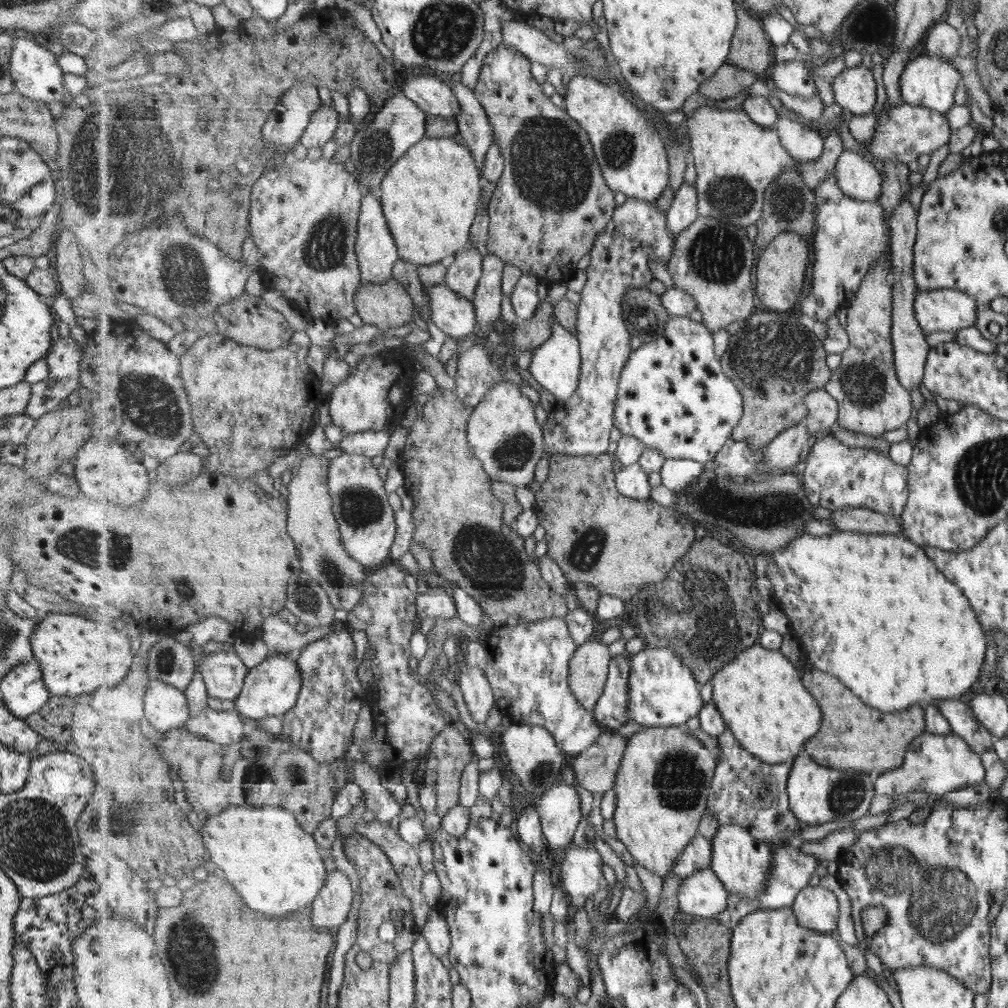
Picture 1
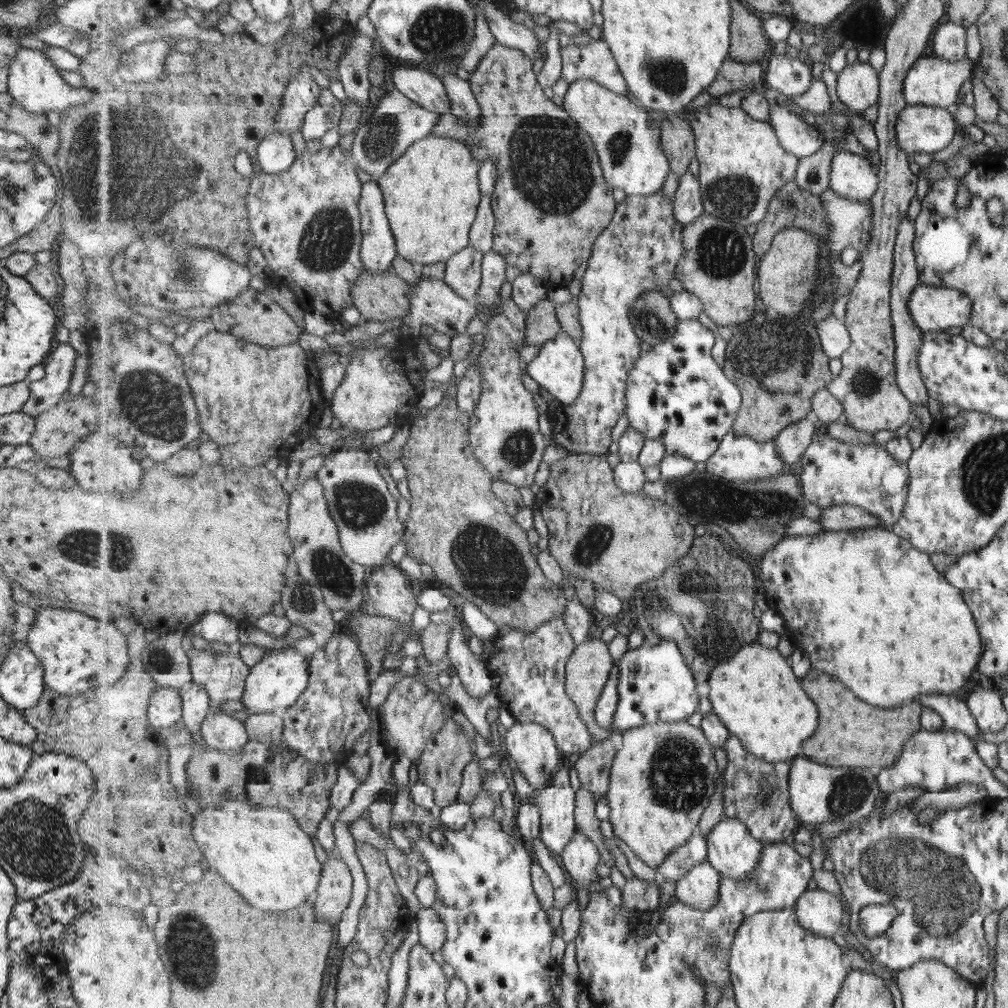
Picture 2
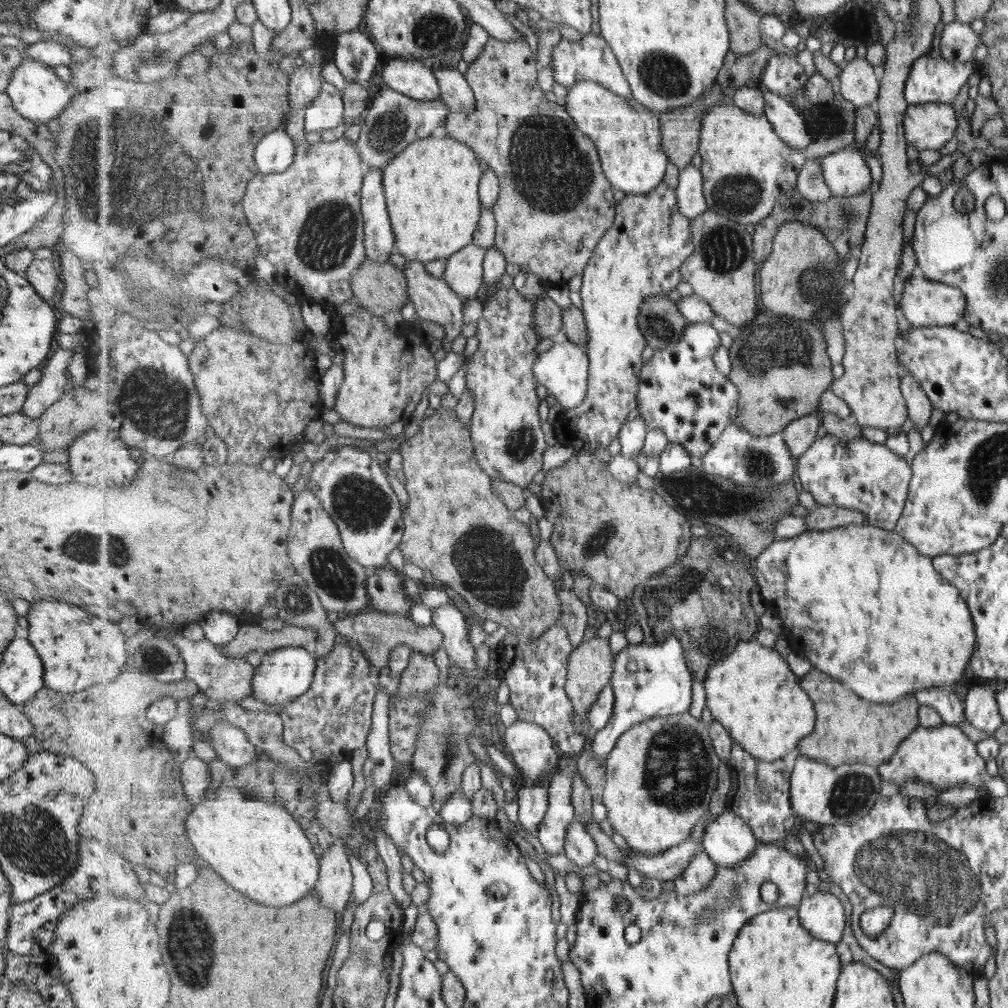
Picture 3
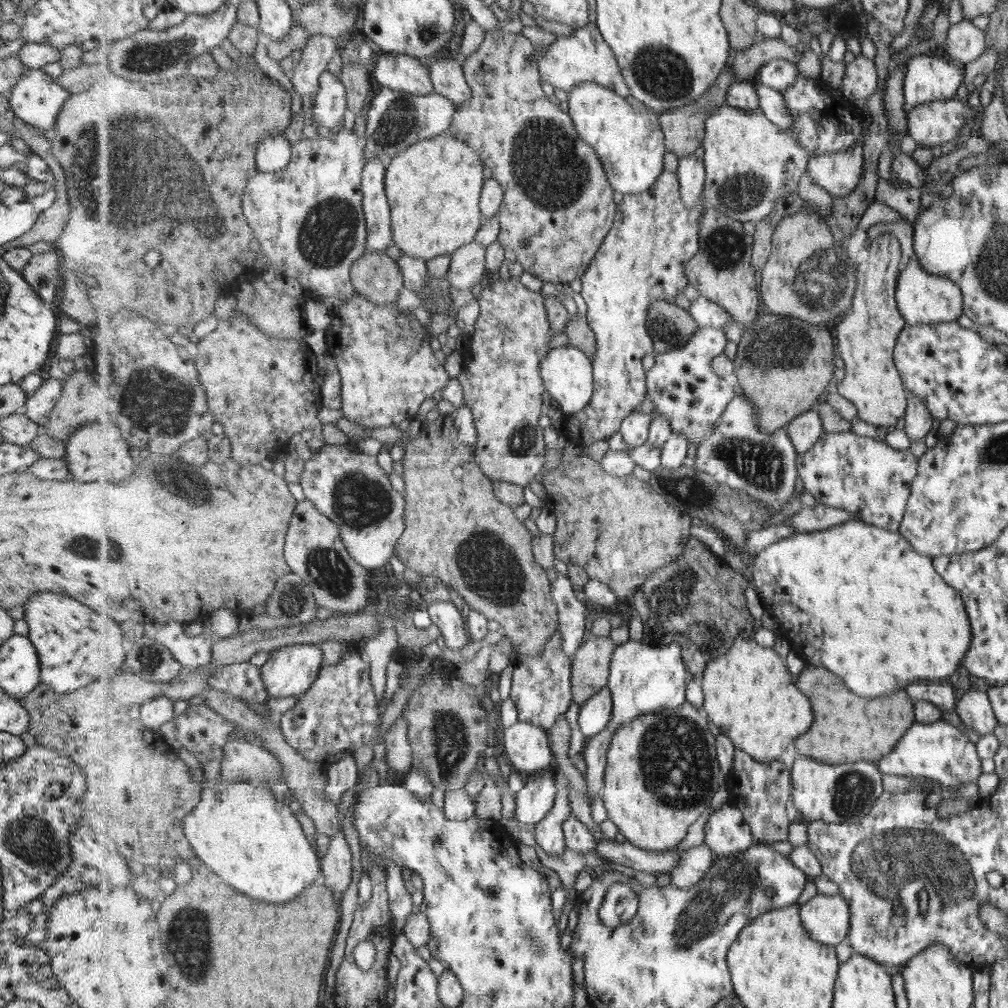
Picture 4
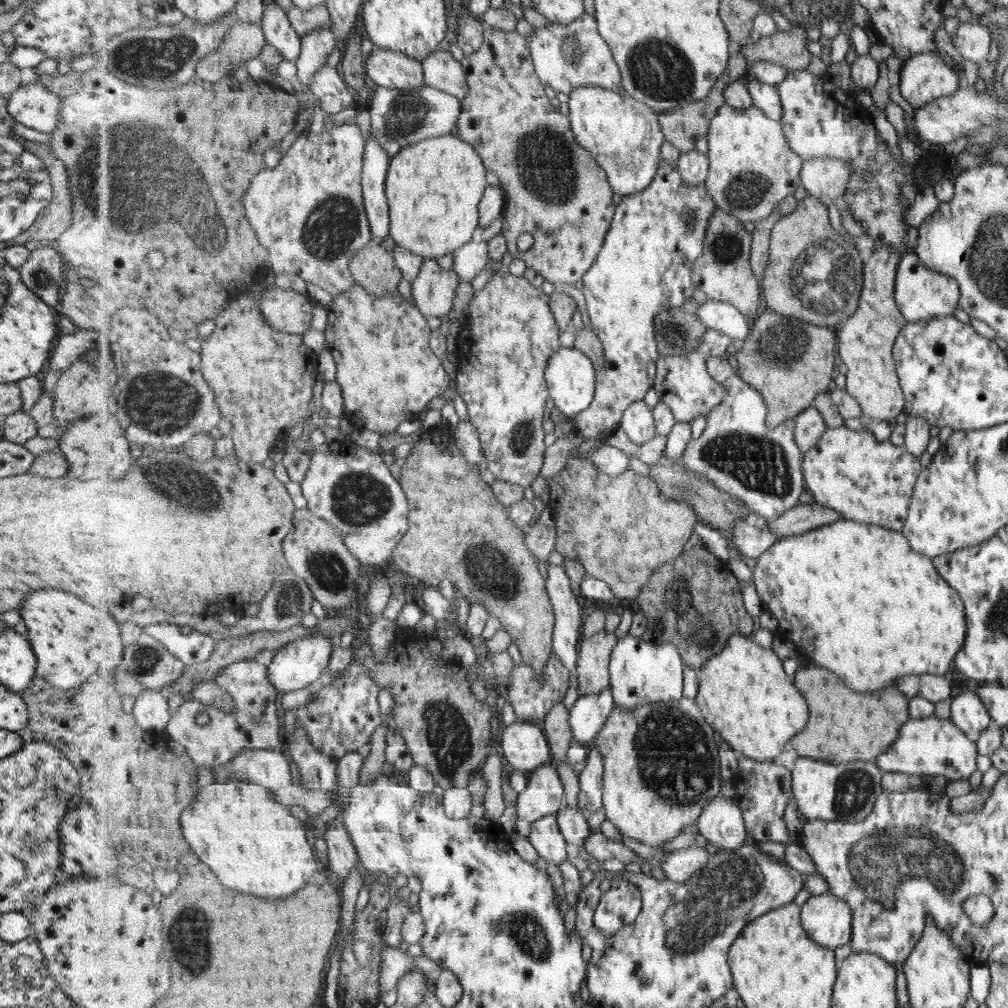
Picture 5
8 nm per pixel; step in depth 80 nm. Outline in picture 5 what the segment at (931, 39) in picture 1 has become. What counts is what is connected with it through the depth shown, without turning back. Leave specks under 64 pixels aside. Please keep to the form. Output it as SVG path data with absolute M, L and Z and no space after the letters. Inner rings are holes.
M961 22L951 38L952 45L959 54L973 62L985 62L991 35L987 25L978 22Z

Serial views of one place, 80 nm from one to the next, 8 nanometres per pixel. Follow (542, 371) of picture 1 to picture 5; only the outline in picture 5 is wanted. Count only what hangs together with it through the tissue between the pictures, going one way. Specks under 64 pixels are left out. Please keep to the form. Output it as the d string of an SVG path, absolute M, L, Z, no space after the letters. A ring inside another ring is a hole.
M576 346L561 348L547 365L546 381L550 389L550 398L558 410L569 418L575 418L579 413L586 411L594 402L597 379L594 362Z

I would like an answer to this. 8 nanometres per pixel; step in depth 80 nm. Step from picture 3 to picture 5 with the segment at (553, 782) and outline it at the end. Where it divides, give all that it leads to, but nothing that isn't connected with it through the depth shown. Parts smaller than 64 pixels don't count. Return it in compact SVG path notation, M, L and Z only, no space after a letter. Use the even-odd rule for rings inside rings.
M559 812L531 824L528 840L547 862L559 865L567 860L567 842L558 823Z

